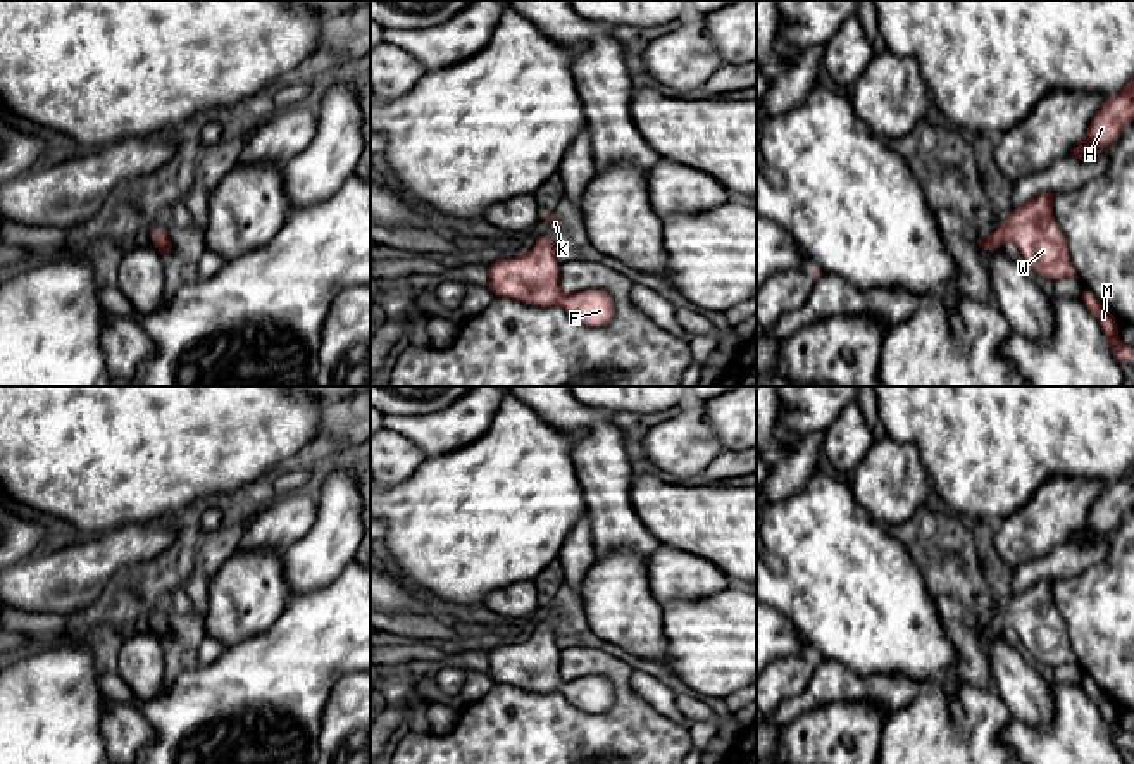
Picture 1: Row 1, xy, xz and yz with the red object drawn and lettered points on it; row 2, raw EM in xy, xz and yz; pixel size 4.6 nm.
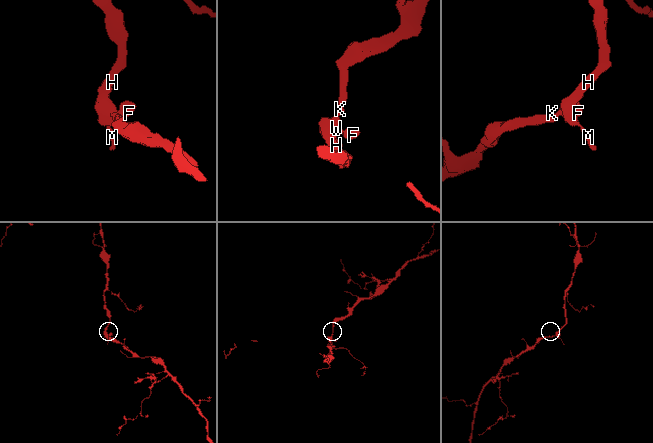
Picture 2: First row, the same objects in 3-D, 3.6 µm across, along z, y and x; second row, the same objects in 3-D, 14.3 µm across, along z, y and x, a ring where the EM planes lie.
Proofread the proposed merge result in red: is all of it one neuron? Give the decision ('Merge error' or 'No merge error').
No merge error

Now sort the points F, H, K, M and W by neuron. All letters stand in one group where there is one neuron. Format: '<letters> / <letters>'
F H K M W

